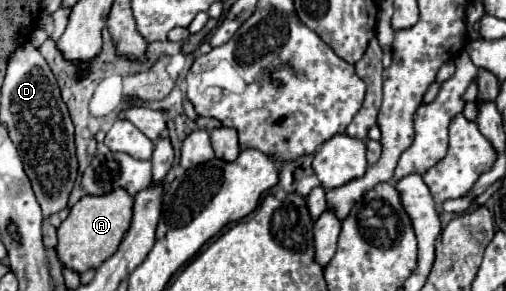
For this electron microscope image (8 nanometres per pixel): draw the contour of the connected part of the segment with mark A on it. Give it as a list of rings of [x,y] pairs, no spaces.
[[[116,188],[104,196],[80,198],[72,206],[68,218],[58,228],[56,252],[62,266],[76,274],[82,274],[90,268],[98,268],[106,258],[110,258],[116,252],[118,244],[122,242],[122,236],[130,226],[132,204],[134,204],[134,198],[122,188]]]

